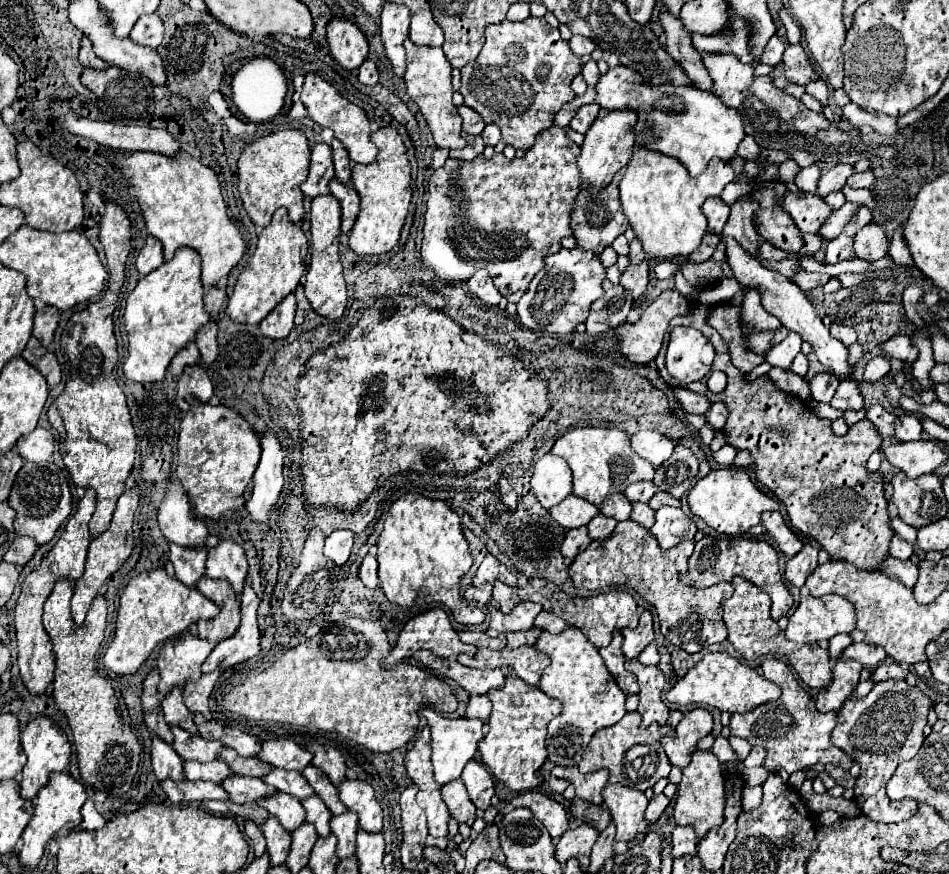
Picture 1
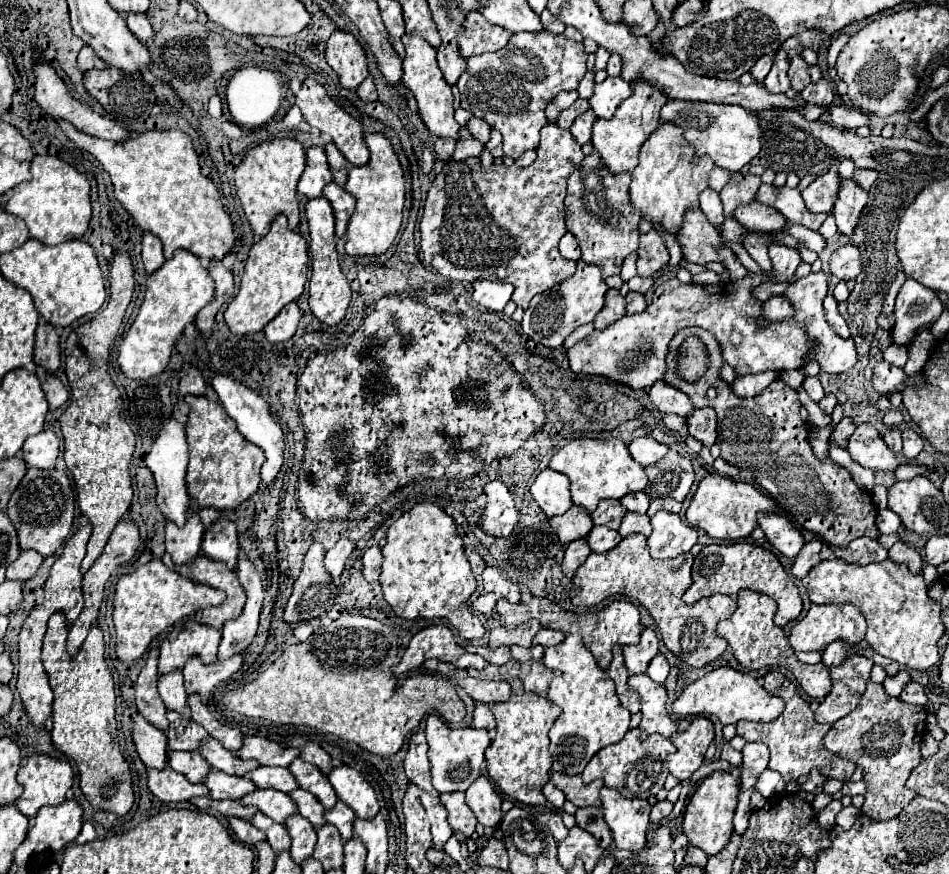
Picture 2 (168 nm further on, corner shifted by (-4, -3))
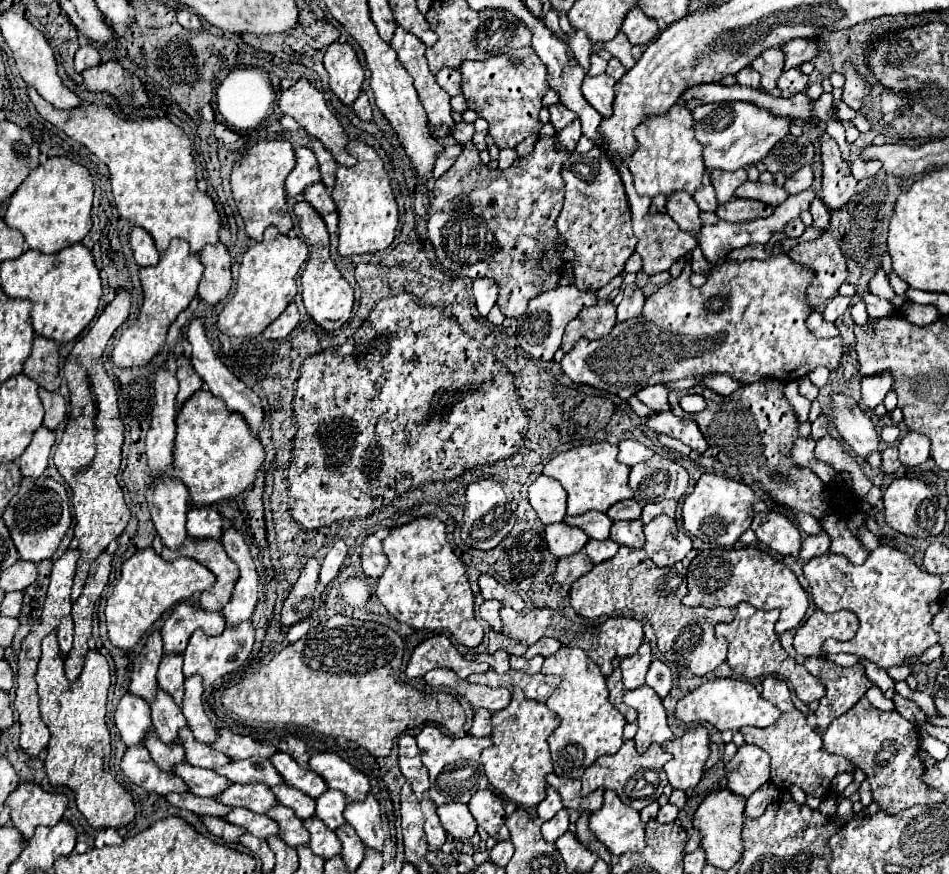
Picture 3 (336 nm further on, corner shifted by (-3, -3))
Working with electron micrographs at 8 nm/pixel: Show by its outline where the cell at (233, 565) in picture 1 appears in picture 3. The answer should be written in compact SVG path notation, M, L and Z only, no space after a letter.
M189 508L187 534L195 540L221 540L223 520L217 510L209 508Z

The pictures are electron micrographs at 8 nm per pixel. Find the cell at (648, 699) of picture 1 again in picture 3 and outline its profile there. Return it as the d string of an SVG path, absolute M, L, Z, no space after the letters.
M645 684L641 688L627 690L623 694L623 700L625 700L625 704L633 706L639 714L639 718L637 718L639 730L635 734L639 754L645 752L649 744L653 744L653 742L663 744L665 740L671 740L675 736L667 724L667 714L661 704L661 698L653 692L653 688L649 688Z

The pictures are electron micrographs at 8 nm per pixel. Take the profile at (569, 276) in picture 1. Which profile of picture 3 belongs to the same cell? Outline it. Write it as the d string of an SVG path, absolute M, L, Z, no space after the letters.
M575 284L571 286L559 286L555 290L543 292L541 296L535 296L529 302L529 308L521 318L517 318L517 342L519 346L531 354L537 360L551 360L561 344L561 336L565 332L565 326L587 306L597 304L597 292L595 290L579 290Z

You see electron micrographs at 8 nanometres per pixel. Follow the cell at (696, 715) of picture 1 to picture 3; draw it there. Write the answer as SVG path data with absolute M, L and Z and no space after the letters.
M697 726L697 728L687 730L681 738L665 742L665 750L673 754L673 758L663 766L669 784L673 788L679 788L679 790L687 790L687 788L697 786L697 782L701 780L703 770L705 770L705 760L709 756L709 732L707 732L707 728Z

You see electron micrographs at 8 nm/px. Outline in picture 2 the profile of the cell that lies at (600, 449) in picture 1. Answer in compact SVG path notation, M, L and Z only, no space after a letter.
M576 438L576 440L568 442L564 448L560 448L548 466L552 470L568 476L572 504L584 508L588 514L594 512L594 508L598 506L600 500L606 500L606 498L620 500L622 496L626 496L630 492L644 490L648 484L644 468L630 458L626 444L618 438L612 438L612 440Z

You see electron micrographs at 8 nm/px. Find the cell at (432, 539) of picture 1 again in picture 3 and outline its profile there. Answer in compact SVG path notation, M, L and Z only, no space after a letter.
M421 516L401 528L393 528L389 532L389 536L383 540L383 550L387 554L389 566L381 574L375 594L381 600L381 604L389 610L391 616L395 616L399 622L403 622L411 628L417 628L417 630L449 632L459 644L469 646L469 648L481 644L483 628L475 620L475 614L473 614L473 592L471 592L471 586L467 580L465 564L451 550L449 542L447 542L447 528L441 520Z

